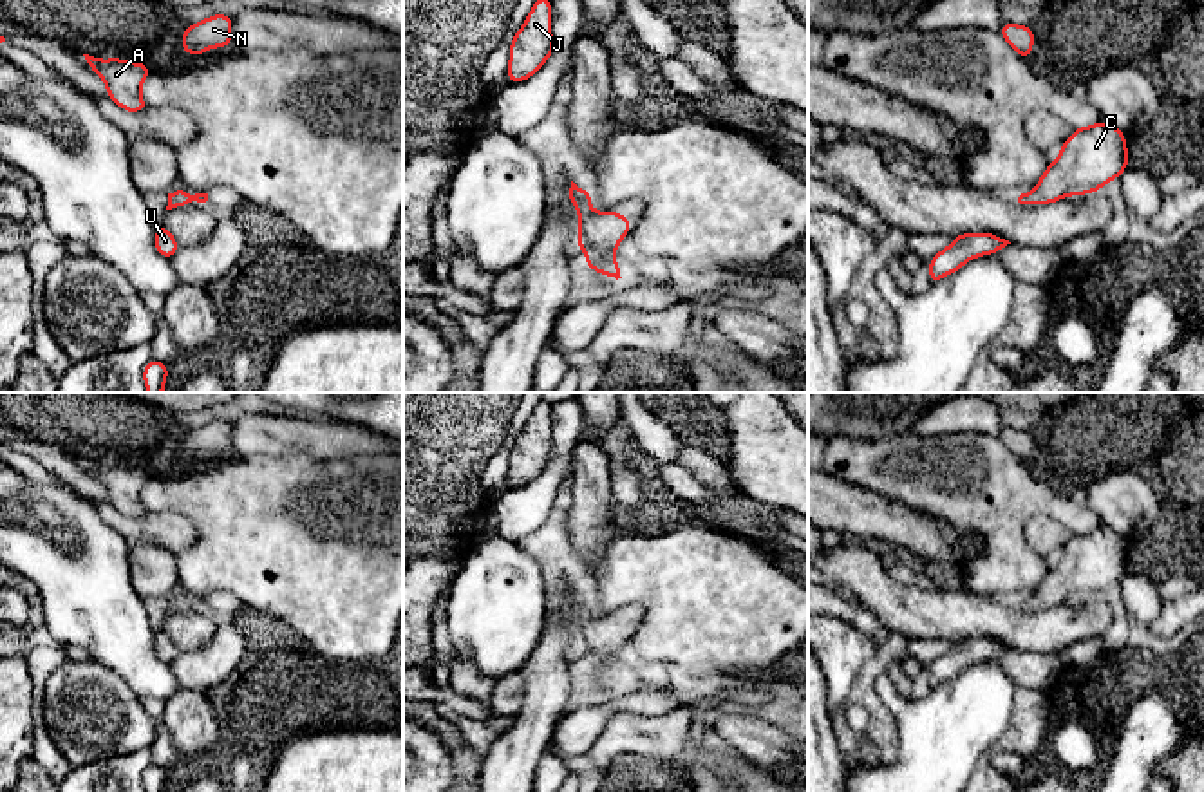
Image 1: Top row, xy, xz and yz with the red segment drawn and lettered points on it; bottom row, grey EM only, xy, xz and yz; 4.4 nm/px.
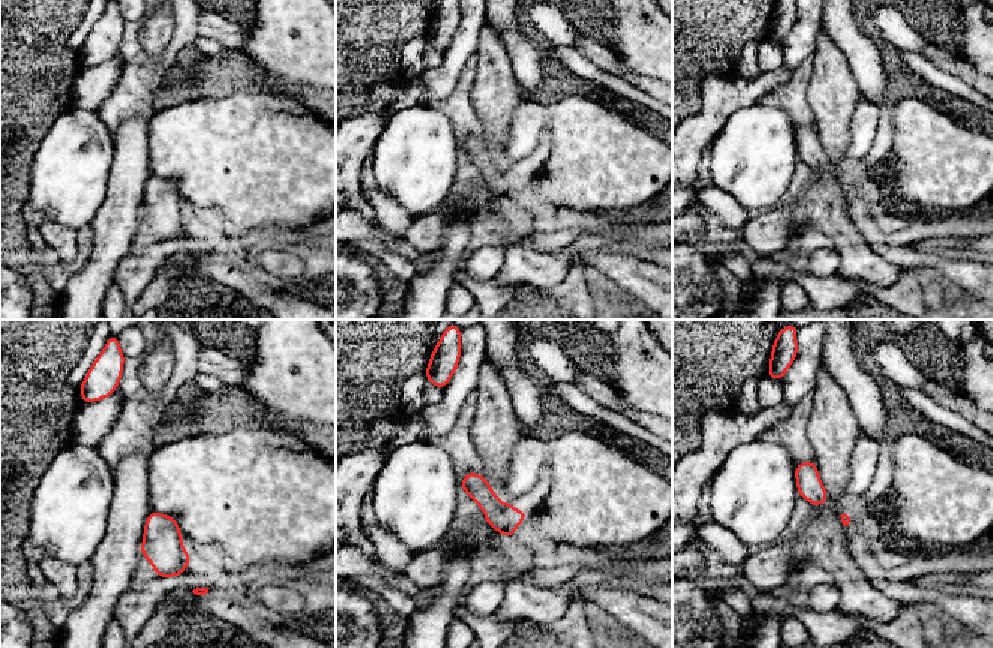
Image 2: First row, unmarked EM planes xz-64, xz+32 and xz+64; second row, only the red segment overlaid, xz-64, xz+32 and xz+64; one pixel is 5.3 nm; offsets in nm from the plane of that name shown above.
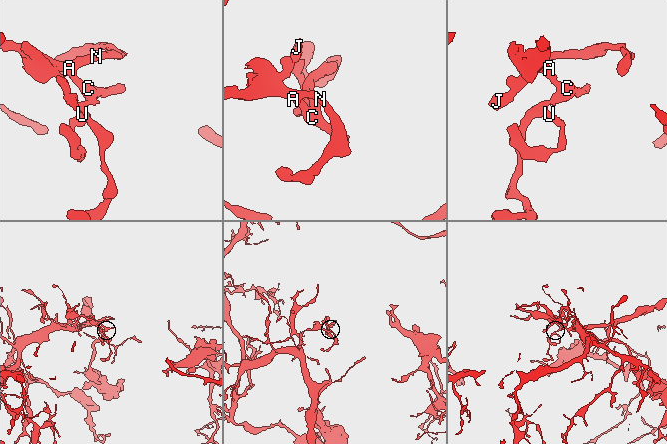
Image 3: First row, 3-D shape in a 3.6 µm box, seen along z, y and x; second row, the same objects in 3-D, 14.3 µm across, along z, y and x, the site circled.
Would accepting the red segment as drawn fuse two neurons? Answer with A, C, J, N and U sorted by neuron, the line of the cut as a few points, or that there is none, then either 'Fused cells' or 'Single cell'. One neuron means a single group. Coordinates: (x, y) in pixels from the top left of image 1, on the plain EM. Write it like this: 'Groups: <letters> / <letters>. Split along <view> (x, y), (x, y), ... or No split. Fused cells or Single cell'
Groups: A C J N U. No split. Single cell

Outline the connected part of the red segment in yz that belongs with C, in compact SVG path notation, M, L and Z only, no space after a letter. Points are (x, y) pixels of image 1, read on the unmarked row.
M1097 526L1092 532L1077 532L1059 552L1059 564L1047 571L1034 595L1012 604L1018 611L1030 611L1099 597L1126 573L1126 539L1110 528Z

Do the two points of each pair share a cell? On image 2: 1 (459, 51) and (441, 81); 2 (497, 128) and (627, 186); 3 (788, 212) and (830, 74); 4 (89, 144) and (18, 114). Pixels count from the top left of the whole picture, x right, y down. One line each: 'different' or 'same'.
1: same
2: different
3: same
4: different

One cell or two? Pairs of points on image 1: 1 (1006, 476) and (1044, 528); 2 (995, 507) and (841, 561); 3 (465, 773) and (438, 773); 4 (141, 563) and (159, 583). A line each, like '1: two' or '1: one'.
1: two
2: two
3: two
4: one

